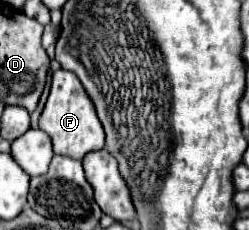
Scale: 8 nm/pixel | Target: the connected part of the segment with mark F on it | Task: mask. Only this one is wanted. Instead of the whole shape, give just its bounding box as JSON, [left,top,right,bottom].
[40,70,104,160]

